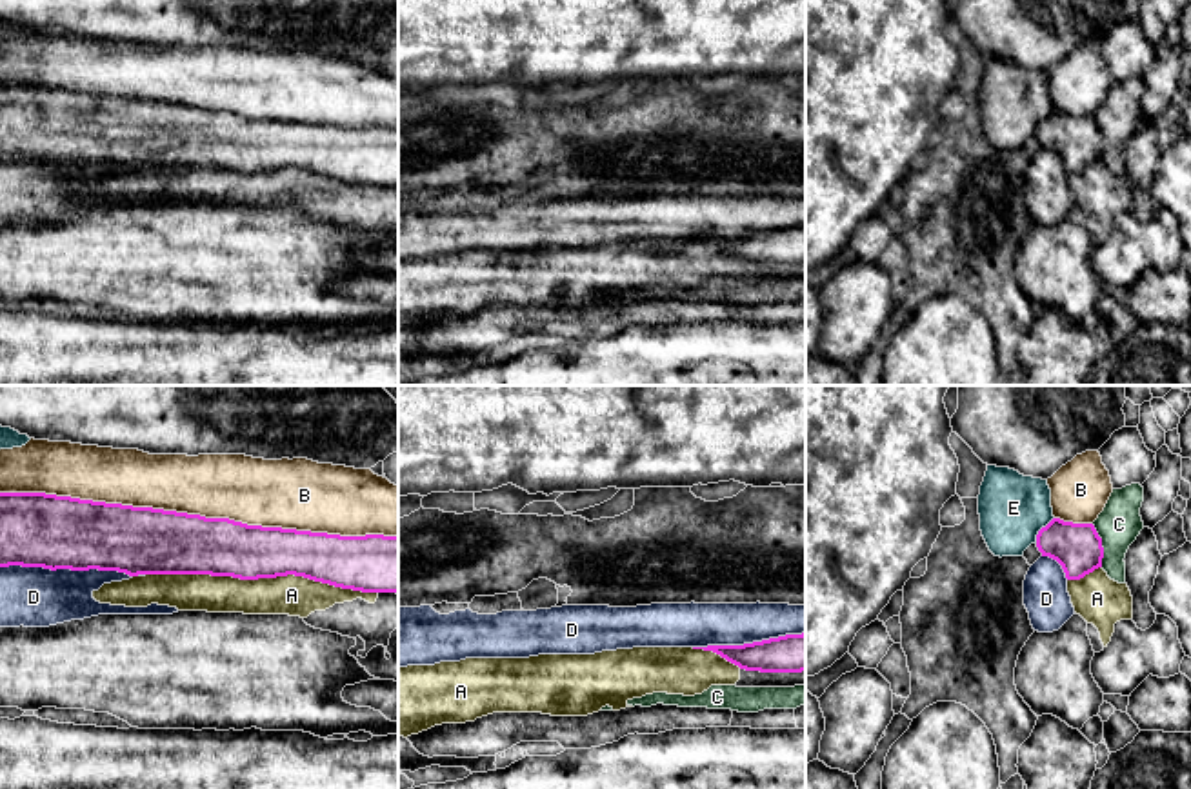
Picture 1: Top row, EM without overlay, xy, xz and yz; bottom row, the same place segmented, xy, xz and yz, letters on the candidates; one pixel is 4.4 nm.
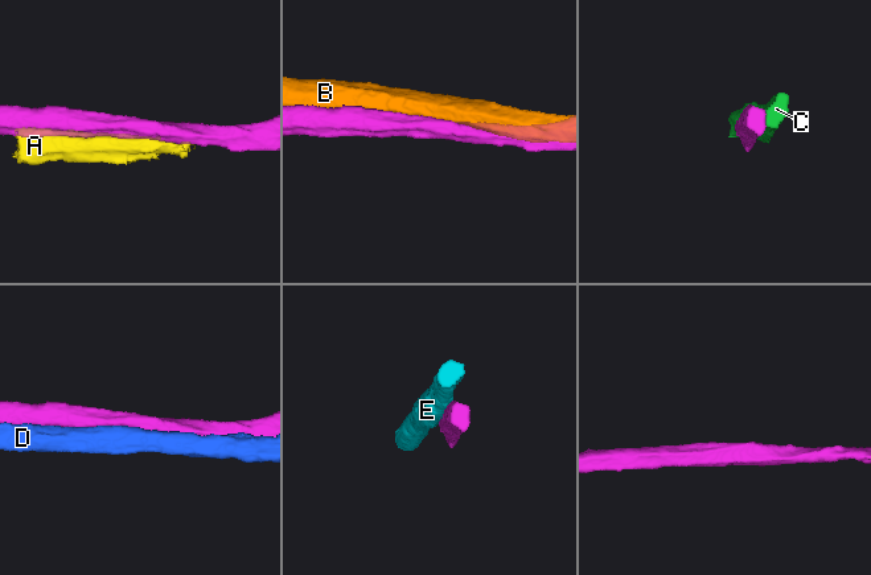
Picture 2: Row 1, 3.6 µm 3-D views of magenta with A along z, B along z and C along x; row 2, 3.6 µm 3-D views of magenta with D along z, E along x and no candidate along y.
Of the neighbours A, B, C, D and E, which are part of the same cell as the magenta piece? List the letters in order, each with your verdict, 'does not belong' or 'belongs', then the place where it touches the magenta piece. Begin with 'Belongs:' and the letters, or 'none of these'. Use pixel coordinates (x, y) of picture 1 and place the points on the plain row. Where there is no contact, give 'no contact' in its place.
Belongs: none of these
A: does not belong; contact xy (262, 169)
B: does not belong; contact xy (199, 108)
C: does not belong; contact yz (1100, 139)
D: does not belong; contact xy (66, 160)
E: does not belong; contact yz (1040, 122)

